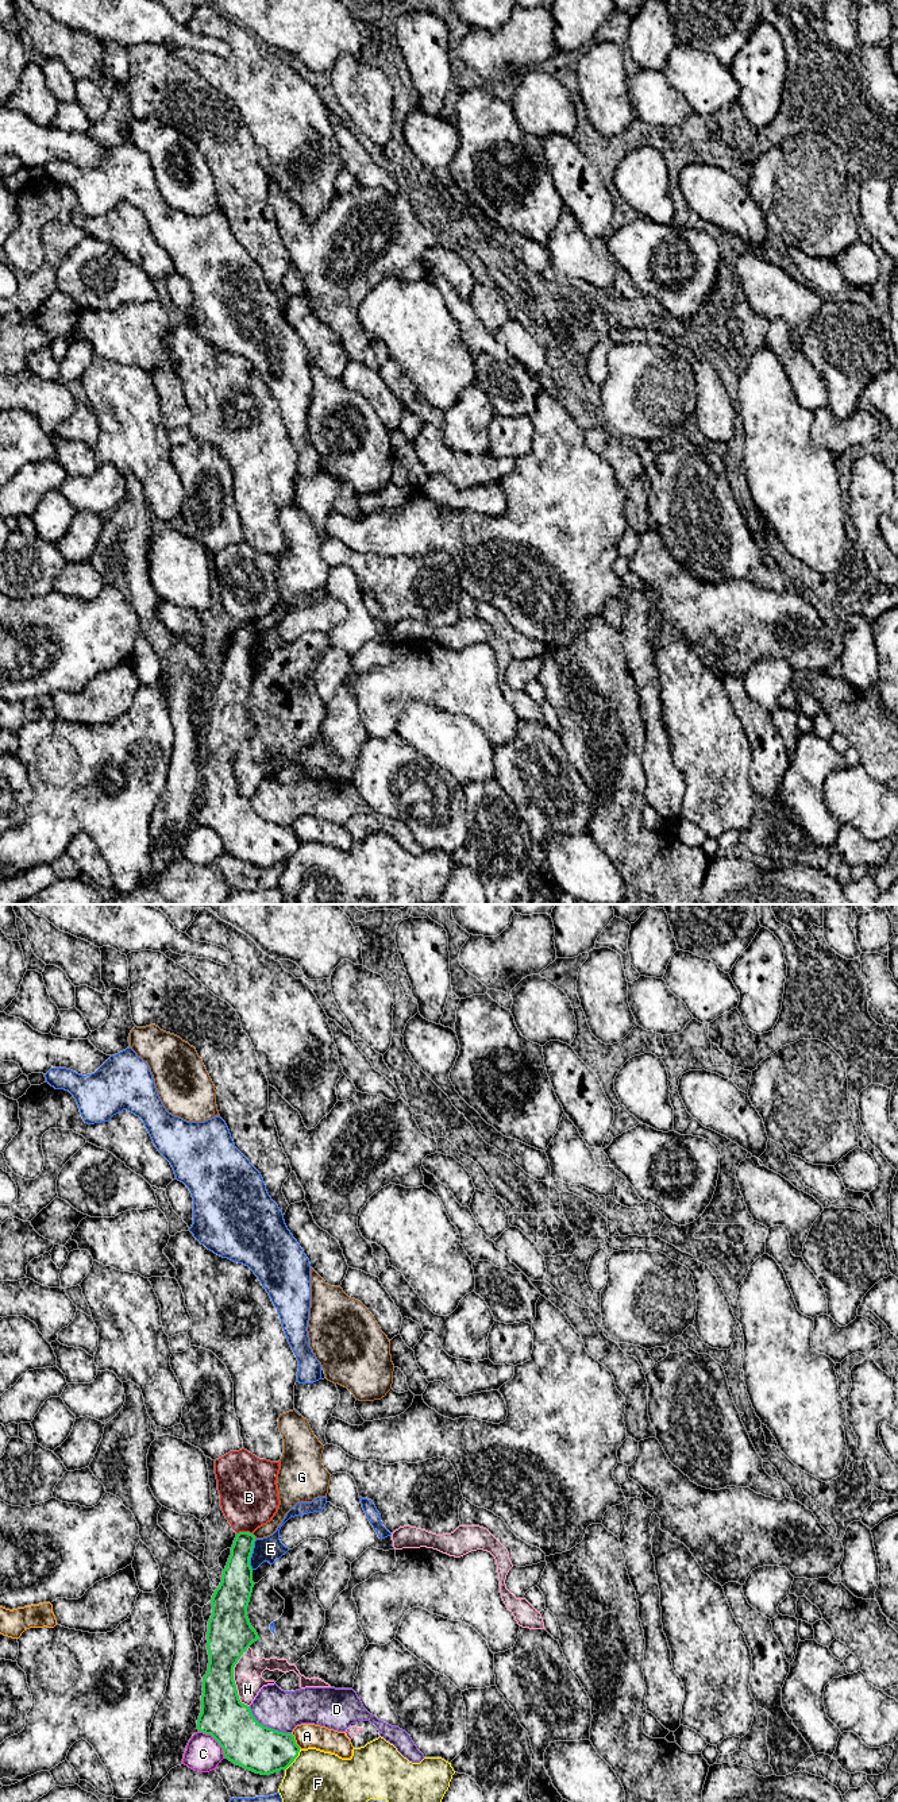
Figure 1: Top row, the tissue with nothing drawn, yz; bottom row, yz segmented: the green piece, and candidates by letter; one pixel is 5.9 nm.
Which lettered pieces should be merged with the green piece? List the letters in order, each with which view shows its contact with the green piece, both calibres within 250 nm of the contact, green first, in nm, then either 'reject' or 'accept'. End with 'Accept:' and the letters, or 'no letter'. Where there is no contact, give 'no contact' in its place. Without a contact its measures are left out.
A: yz | 280/140 nm | reject
B: yz | 170/340 nm | reject
C: yz | 280/220 nm | reject
D: yz | 280/240 nm | reject
E: yz | 200/150 nm | reject
F: yz | 280/480 nm | reject
G: yz | 180/80 nm | reject
H: yz | 280/130 nm | reject
Accept: no letter

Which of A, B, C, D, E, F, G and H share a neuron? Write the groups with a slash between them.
A / B / C / D / E / F / G / H

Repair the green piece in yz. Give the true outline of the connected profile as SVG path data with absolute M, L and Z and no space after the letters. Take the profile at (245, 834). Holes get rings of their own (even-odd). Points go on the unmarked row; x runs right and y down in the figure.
M239 625L215 683L208 714L208 764L203 769L201 806L197 822L211 827L223 841L226 852L255 867L270 868L286 863L298 849L300 840L292 826L259 817L250 799L240 795L234 760L257 733L247 710L253 686L250 651L255 629Z

